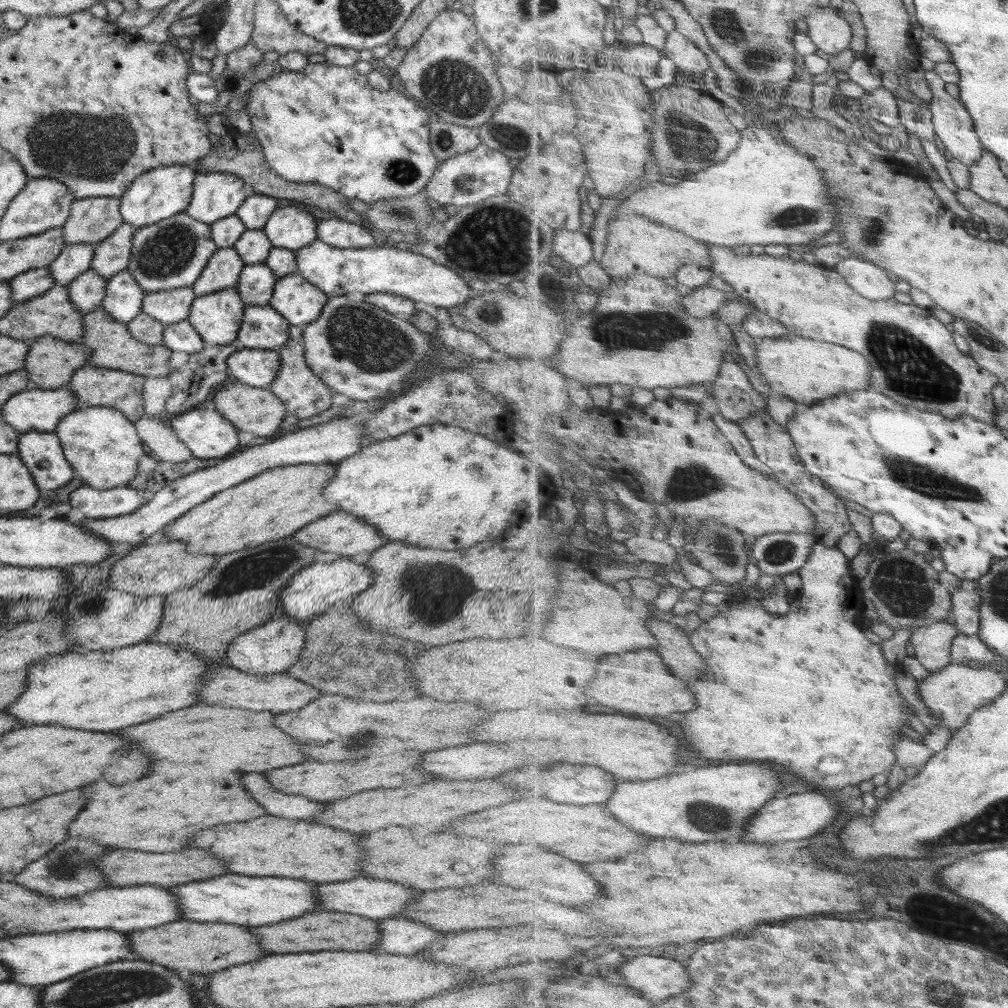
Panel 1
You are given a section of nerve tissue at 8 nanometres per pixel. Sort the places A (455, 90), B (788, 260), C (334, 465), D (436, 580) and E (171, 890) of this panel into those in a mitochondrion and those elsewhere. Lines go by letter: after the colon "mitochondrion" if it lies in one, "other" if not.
A: mitochondrion
B: other
C: other
D: mitochondrion
E: other

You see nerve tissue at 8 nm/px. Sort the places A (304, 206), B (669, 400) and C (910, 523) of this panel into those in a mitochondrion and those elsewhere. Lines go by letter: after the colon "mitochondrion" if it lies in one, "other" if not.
A: other
B: other
C: other

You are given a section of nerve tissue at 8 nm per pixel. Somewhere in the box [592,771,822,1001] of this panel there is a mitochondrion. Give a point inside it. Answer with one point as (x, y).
(700, 816)

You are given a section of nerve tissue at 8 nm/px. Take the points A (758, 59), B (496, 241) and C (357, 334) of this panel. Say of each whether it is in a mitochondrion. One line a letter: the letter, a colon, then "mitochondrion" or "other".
A: mitochondrion
B: mitochondrion
C: mitochondrion

